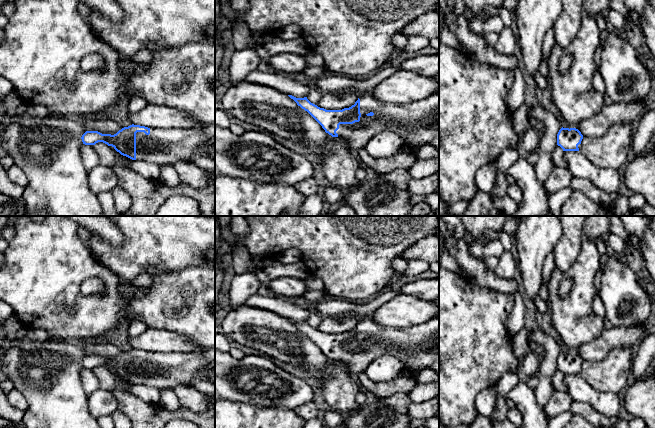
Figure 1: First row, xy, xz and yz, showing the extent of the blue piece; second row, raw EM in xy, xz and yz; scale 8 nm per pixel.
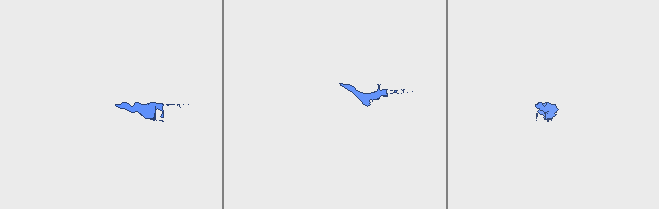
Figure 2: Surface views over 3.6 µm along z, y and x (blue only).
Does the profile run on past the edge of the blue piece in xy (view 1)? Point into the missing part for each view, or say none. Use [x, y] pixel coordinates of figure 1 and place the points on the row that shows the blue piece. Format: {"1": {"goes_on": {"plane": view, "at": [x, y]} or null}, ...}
{"1": {"goes_on": {"plane": "xy", "at": [197, 145]}}}

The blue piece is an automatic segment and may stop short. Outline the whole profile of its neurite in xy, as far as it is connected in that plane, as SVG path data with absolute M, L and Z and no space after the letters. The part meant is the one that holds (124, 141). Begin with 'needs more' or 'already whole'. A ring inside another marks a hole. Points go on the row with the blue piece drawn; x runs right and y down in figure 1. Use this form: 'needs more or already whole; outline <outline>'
needs more; outline M132 124L122 128L114 135L86 131L81 139L85 145L103 142L112 146L121 155L136 161L172 165L179 160L184 160L192 162L202 169L215 171L215 124L188 129L158 129Z

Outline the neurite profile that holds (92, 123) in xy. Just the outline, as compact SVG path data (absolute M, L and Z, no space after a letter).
M81 116L79 118L87 131L114 135L123 128L112 118L102 118L100 116Z

